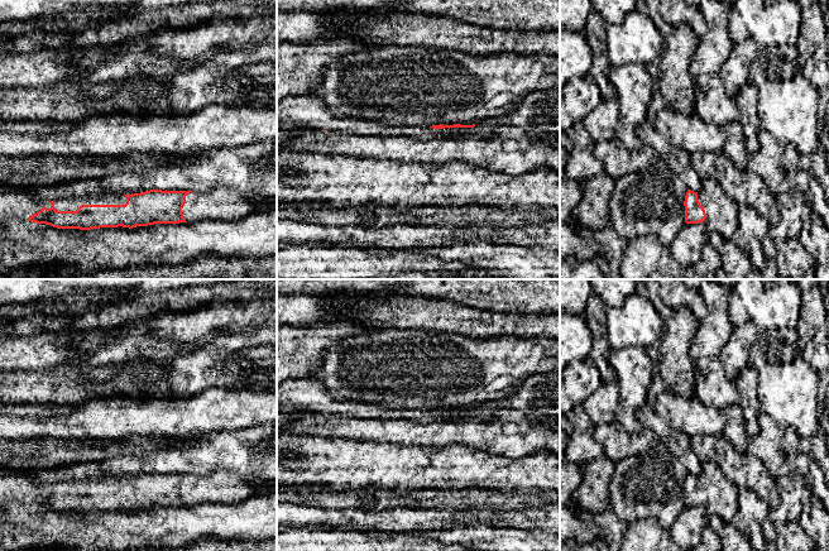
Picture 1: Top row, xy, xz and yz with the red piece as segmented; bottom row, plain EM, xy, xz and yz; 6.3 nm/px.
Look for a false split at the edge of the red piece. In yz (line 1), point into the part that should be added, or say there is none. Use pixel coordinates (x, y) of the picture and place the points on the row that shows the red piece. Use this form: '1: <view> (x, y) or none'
1: yz (722, 212)

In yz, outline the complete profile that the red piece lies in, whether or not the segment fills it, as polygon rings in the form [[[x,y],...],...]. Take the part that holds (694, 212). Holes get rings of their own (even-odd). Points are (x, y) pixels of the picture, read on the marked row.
[[[701,179],[698,192],[687,190],[685,195],[685,222],[704,222],[708,233],[718,233],[732,239],[738,227],[738,207],[722,185],[713,179]]]

